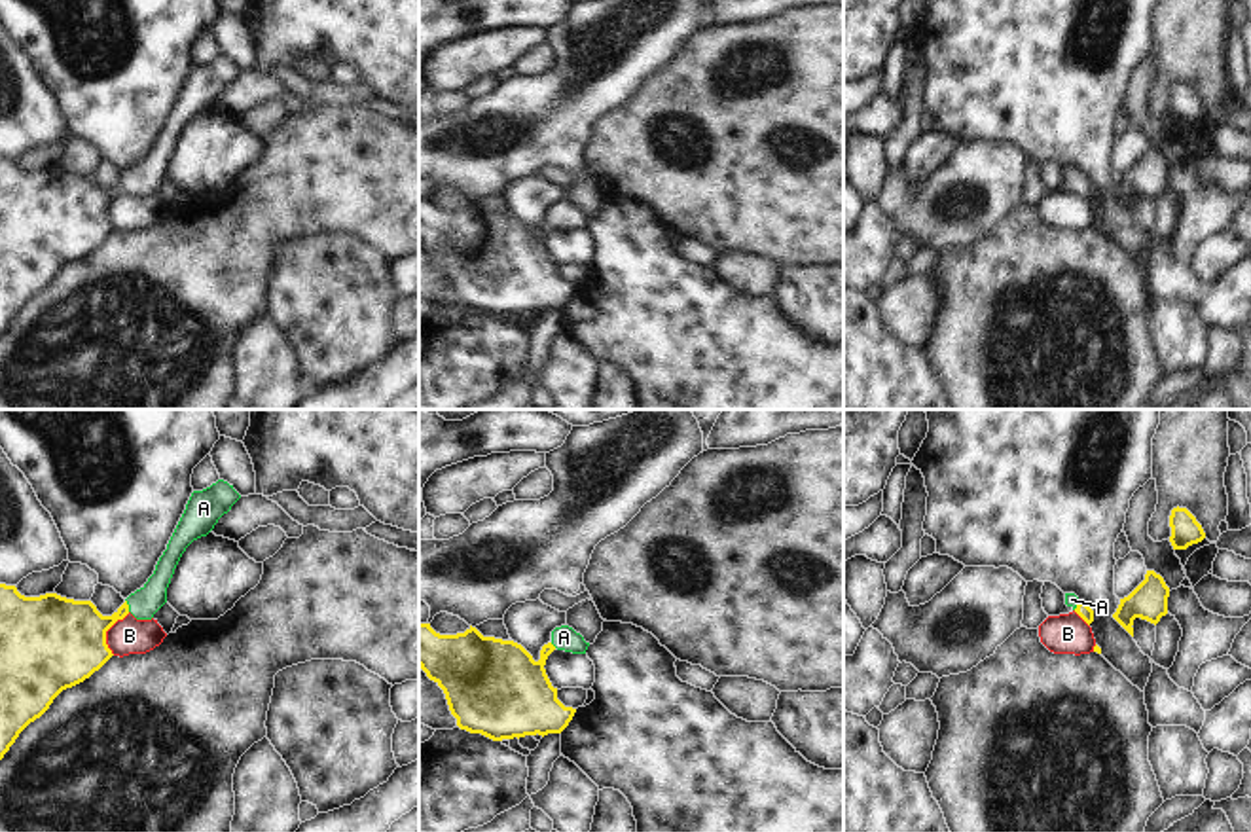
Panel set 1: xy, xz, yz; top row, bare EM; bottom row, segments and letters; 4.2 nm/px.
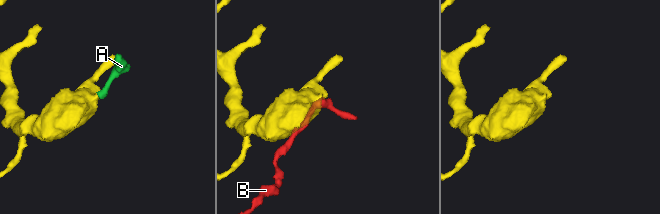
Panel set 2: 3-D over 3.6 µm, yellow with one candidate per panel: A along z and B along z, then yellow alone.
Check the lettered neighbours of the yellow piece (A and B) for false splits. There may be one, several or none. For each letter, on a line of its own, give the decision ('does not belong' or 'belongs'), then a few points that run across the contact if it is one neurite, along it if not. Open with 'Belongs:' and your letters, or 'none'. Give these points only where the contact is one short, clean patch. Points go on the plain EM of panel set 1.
Belongs: A
A: belongs; line xy (74, 205), (112, 196), (127, 180), (146, 177)
B: does not belong

